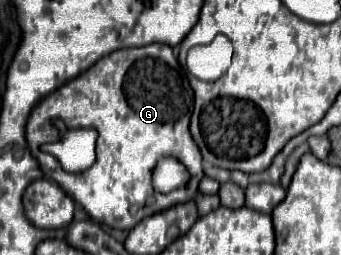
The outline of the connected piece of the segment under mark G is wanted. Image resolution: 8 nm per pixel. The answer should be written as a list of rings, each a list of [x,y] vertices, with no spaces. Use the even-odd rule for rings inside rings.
[[[161,43],[113,51],[111,55],[101,57],[85,73],[81,73],[75,79],[61,85],[61,89],[43,97],[29,113],[27,127],[25,127],[25,139],[27,139],[31,155],[37,159],[37,163],[41,167],[43,175],[49,181],[57,183],[75,203],[79,203],[95,223],[129,231],[141,219],[149,217],[149,213],[163,211],[163,209],[171,207],[173,203],[191,201],[197,193],[197,185],[203,177],[203,169],[201,169],[201,153],[199,153],[195,141],[191,141],[191,133],[189,133],[193,91],[189,87],[185,71],[181,73],[179,69],[173,69],[171,65],[179,65],[177,57],[173,55],[169,45],[161,45]],[[57,117],[63,119],[69,129],[81,129],[81,127],[97,129],[96,161],[91,169],[87,169],[83,173],[67,173],[61,169],[61,165],[59,165],[59,161],[55,161],[55,157],[51,157],[49,153],[43,153],[39,149],[41,143],[49,143],[57,137],[57,131],[53,127],[53,119],[57,119]],[[163,157],[173,157],[173,159],[181,161],[189,173],[189,181],[181,189],[175,189],[175,193],[169,193],[169,197],[165,197],[163,193],[157,193],[153,189],[153,171],[155,171],[155,165],[159,163],[159,159],[163,159]]]

